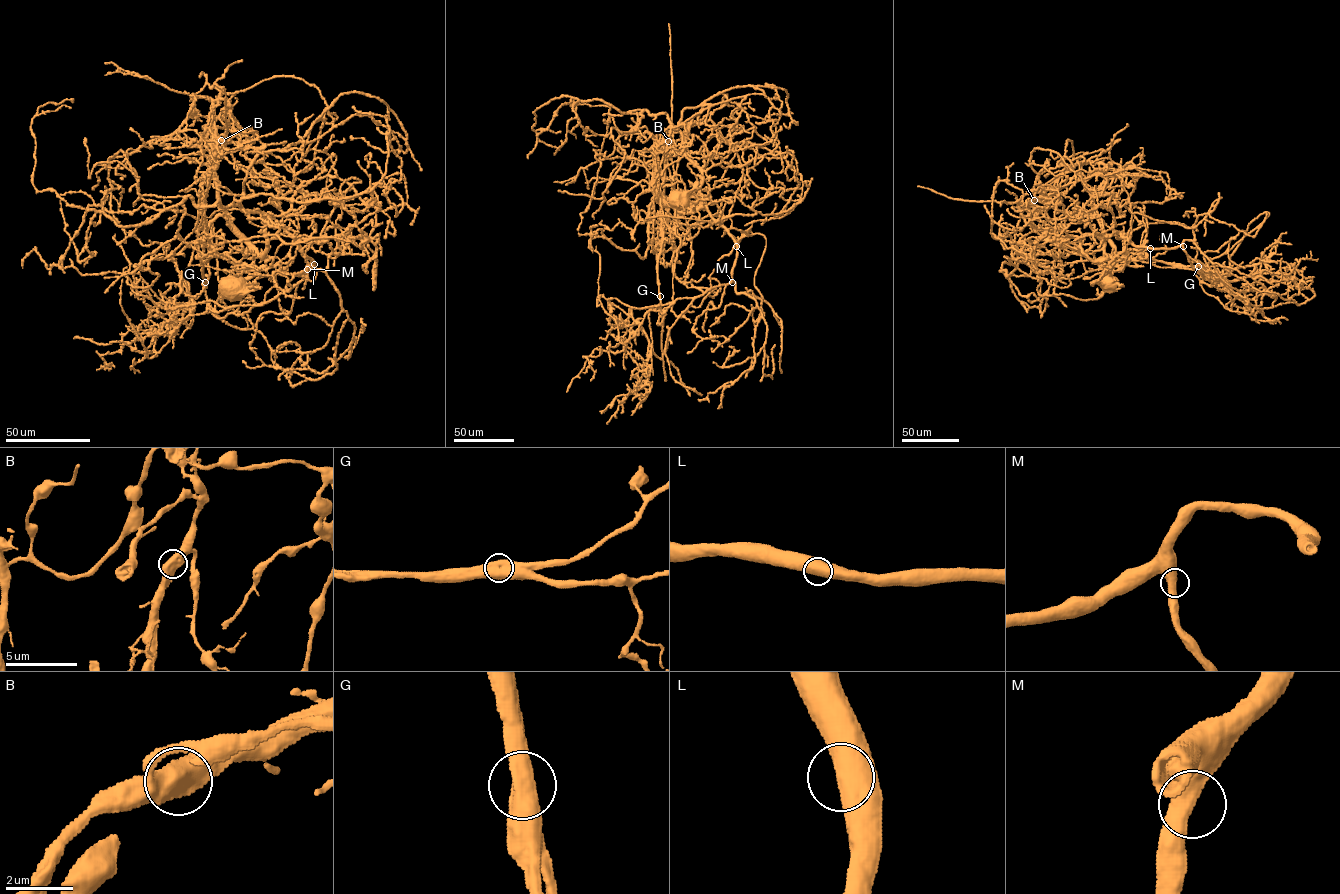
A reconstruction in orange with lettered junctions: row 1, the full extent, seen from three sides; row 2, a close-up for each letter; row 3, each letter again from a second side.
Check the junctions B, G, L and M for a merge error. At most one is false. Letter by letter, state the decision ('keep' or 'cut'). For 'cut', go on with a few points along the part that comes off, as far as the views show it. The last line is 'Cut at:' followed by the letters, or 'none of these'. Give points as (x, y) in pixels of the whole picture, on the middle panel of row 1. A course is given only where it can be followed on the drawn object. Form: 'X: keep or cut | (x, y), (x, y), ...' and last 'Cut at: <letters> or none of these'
B: keep
G: cut | (660, 297), (665, 380), (663, 362), (651, 350), (635, 321), (624, 349), (613, 353), (595, 349), (567, 391)
L: keep
M: keep
Cut at: G

